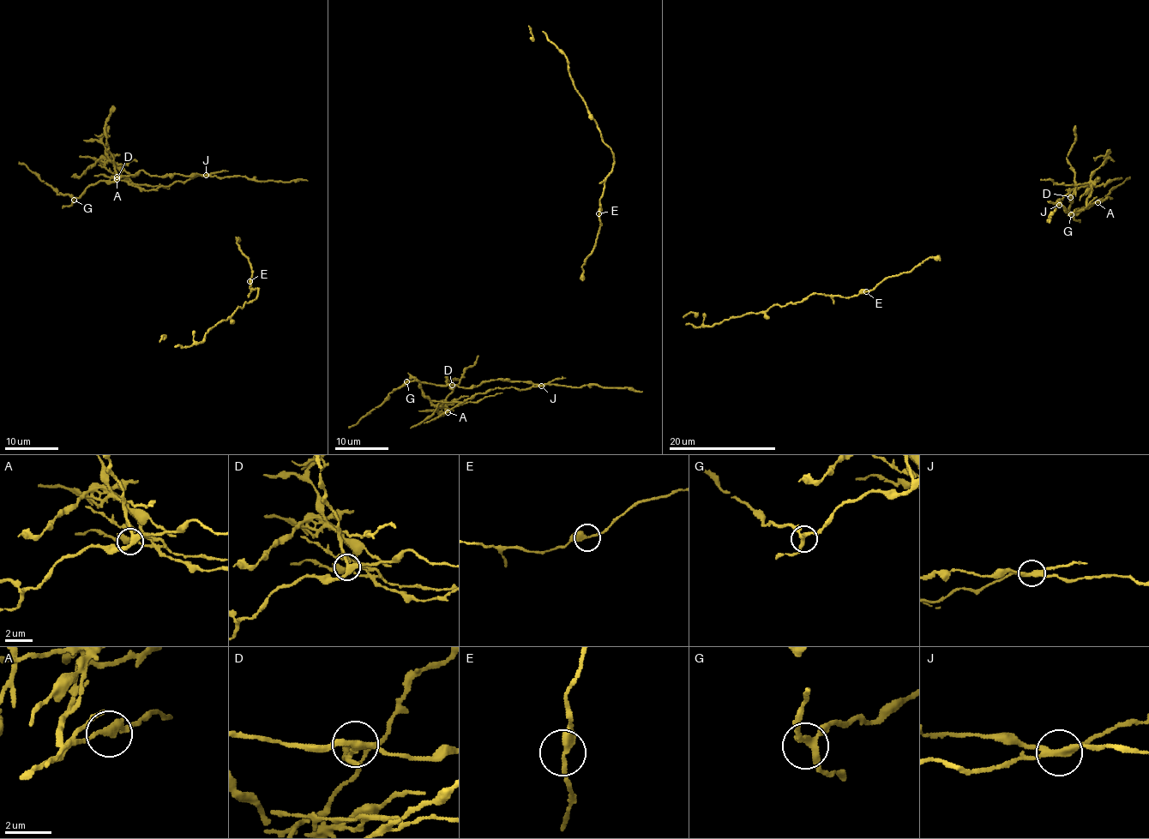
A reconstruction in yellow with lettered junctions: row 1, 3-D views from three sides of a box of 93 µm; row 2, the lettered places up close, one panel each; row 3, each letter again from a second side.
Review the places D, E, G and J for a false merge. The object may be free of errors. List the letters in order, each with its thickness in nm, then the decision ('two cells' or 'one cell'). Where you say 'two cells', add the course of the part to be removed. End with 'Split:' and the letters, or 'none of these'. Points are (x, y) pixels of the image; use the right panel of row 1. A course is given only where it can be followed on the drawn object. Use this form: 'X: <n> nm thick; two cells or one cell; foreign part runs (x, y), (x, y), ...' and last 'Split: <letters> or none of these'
D: 280 nm thick; one cell
E: 340 nm thick; one cell
G: 260 nm thick; one cell
J: 260 nm thick; two cells; foreign part runs (1059, 205), (1071, 215), (1075, 213), (1086, 206), (1091, 184), (1068, 186), (1049, 179), (1041, 180)
Split: J

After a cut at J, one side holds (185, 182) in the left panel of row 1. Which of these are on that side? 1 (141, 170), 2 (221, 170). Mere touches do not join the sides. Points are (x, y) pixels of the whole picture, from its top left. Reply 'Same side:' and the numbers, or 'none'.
Same side: 2

